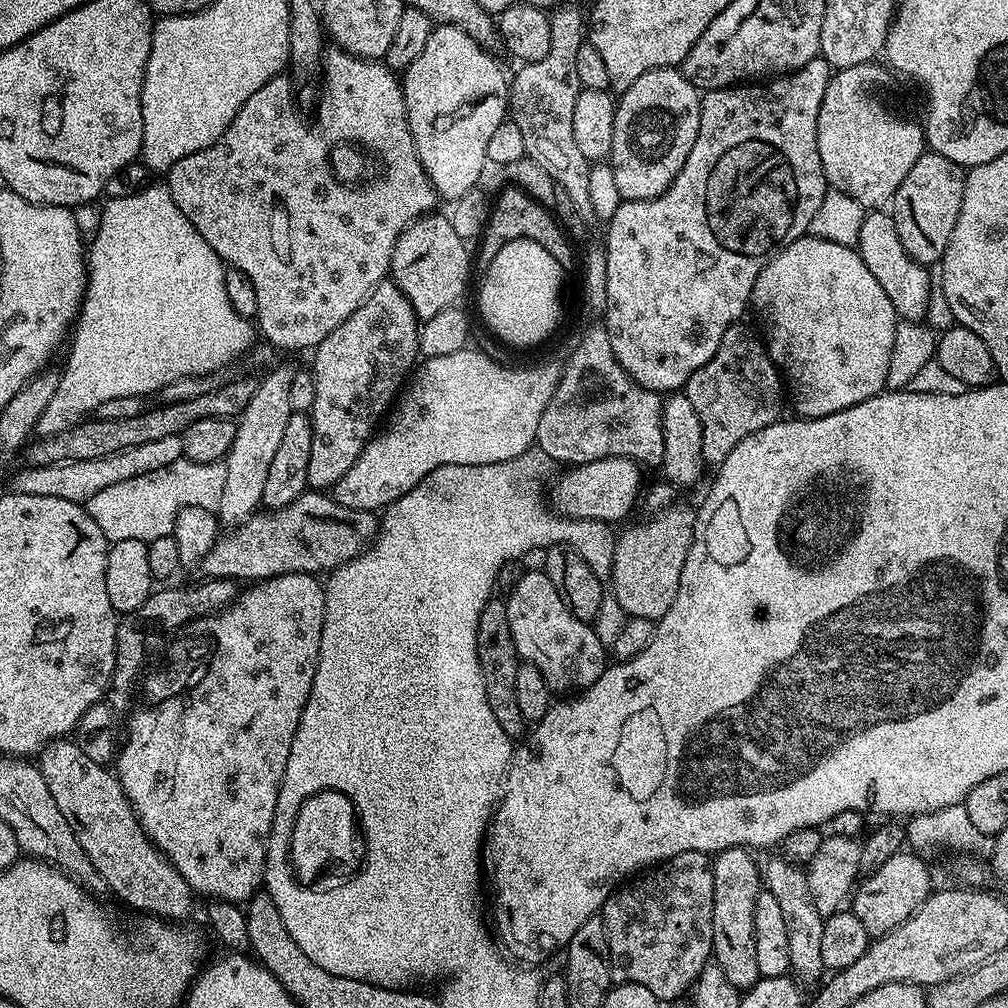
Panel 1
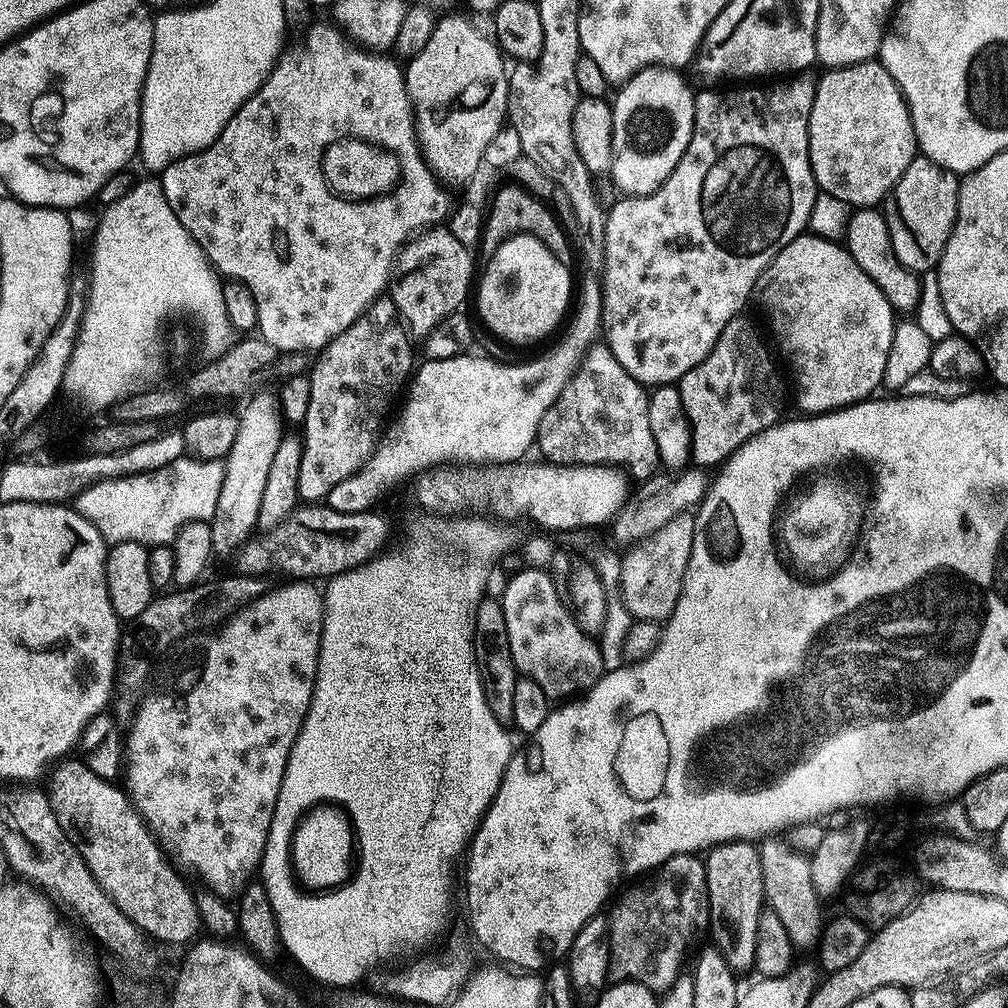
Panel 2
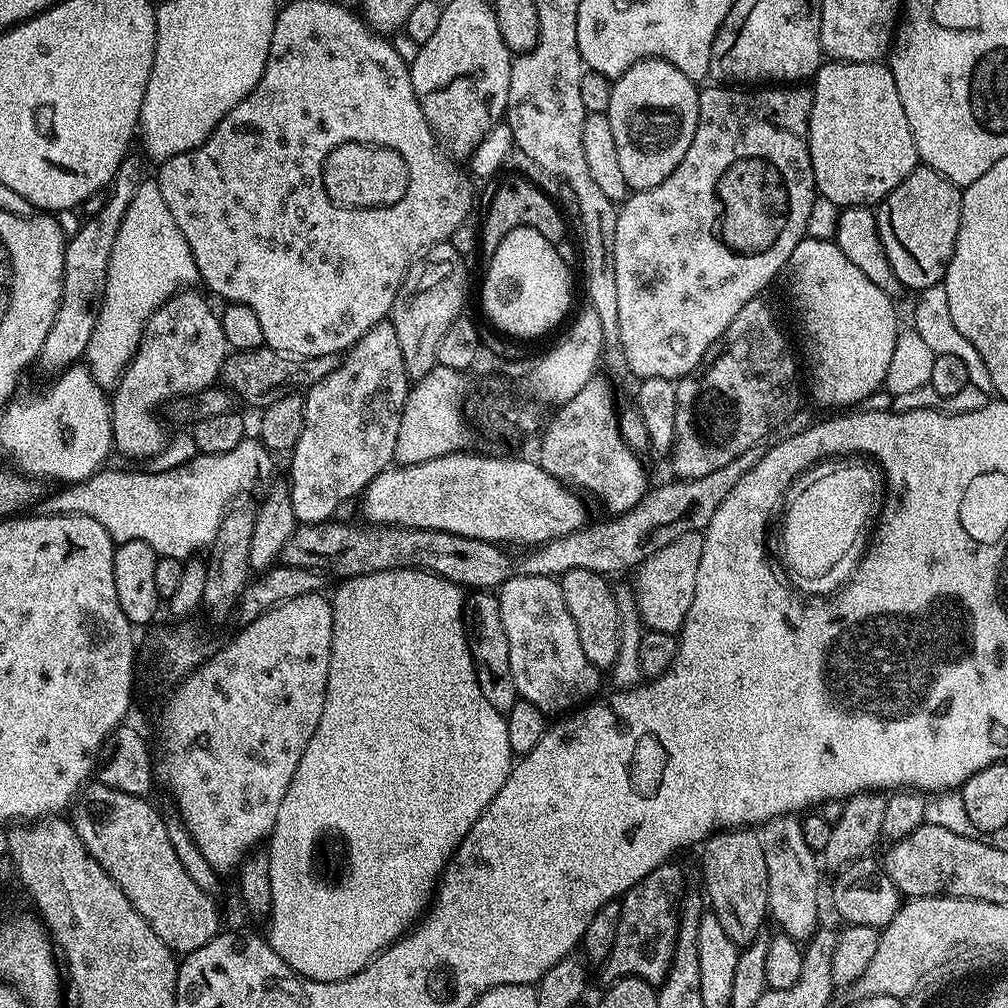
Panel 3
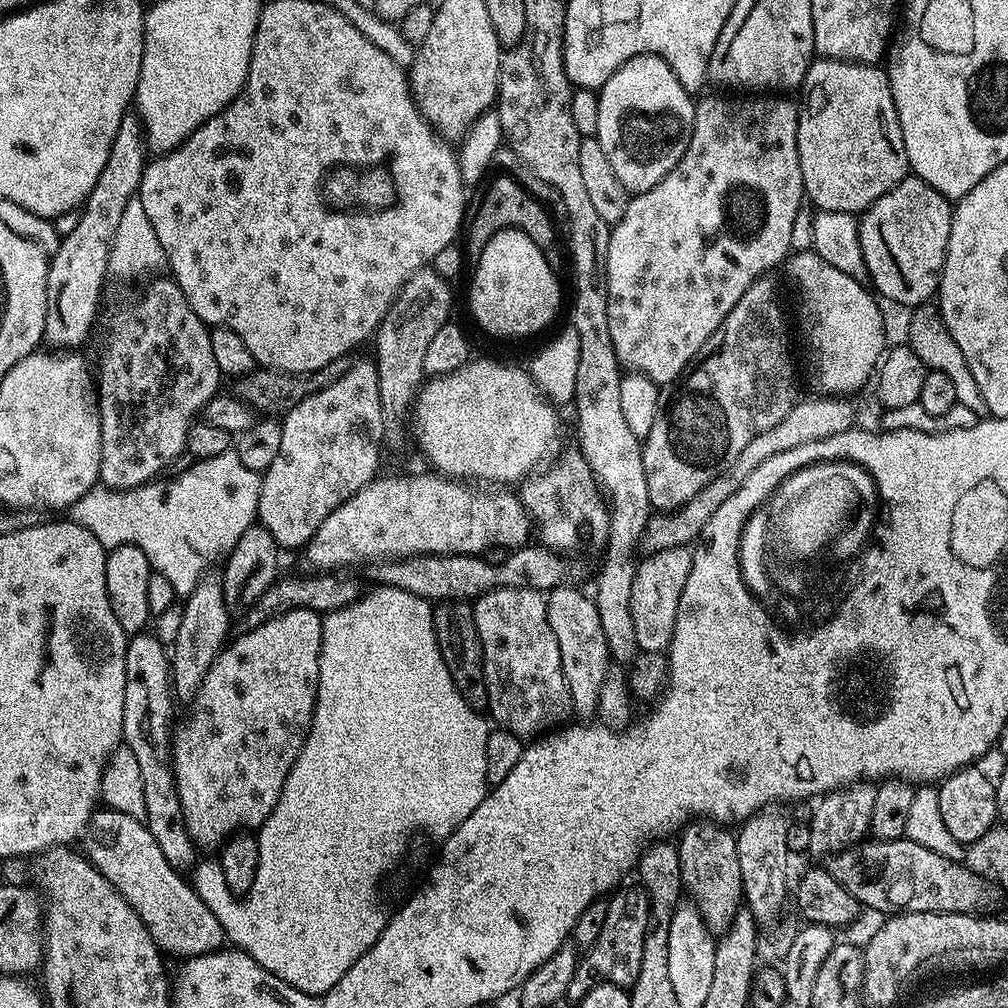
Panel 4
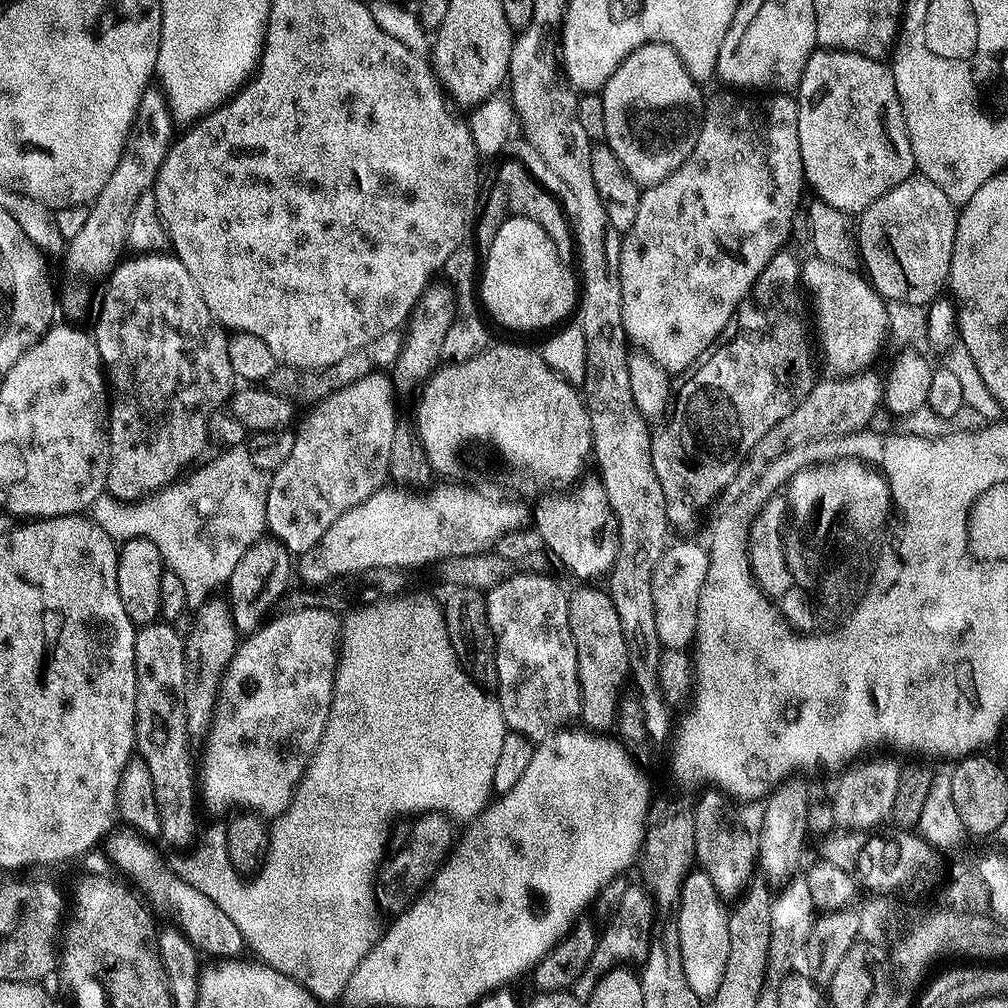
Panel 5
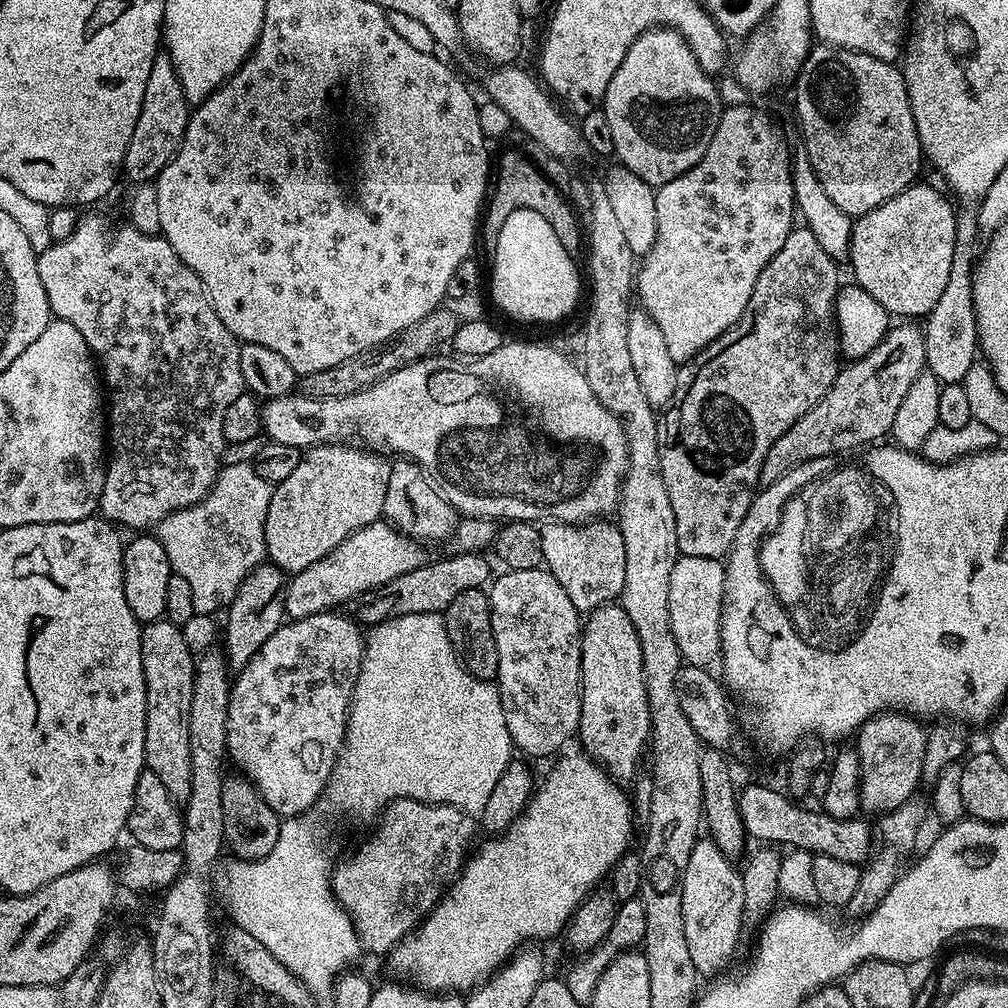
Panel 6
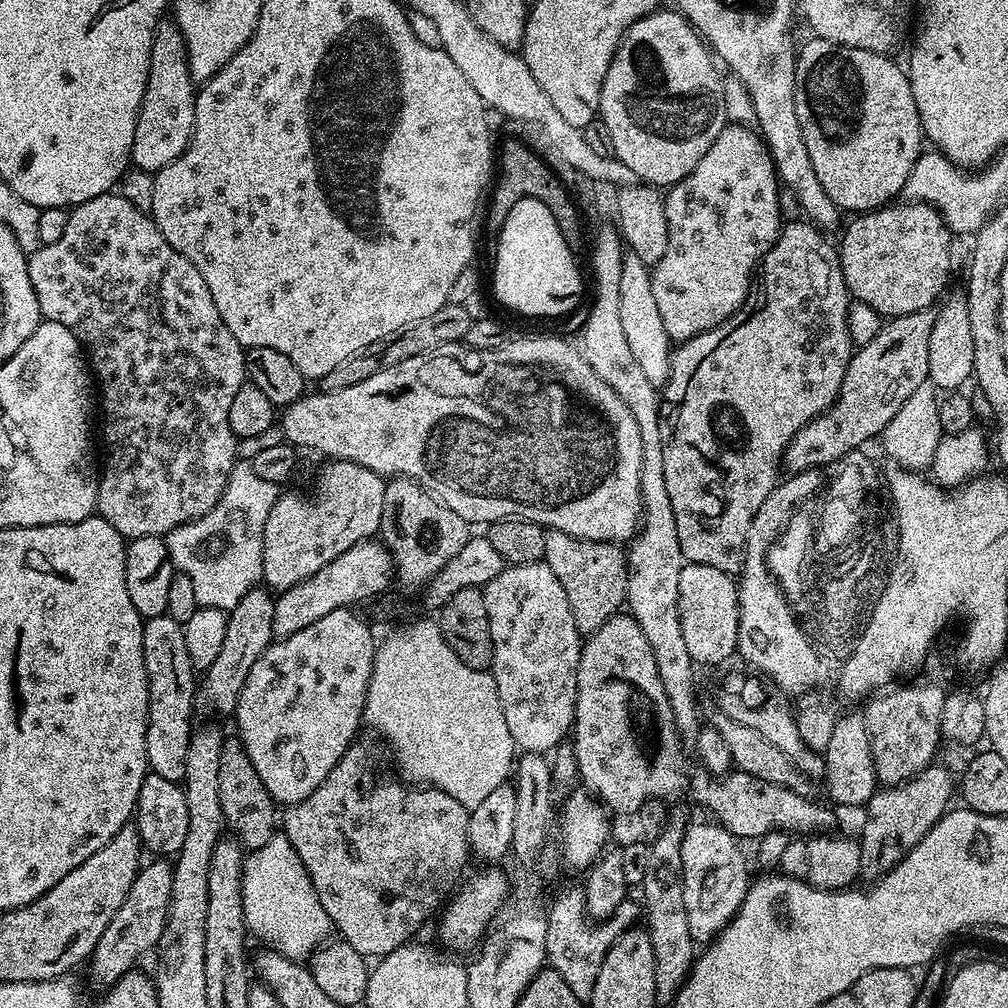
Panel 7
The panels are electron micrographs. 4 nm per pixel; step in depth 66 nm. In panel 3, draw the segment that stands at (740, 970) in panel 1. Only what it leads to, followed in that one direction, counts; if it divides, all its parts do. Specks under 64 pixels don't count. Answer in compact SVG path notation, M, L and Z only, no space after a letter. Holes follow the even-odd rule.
M747 827L720 830L703 841L704 848L704 888L708 891L708 900L712 903L711 915L722 922L722 930L726 930L732 943L737 946L747 946L761 935L760 923L764 916L769 915L768 910L768 875L766 874L766 860L764 858L764 845L761 837L756 837L755 831Z

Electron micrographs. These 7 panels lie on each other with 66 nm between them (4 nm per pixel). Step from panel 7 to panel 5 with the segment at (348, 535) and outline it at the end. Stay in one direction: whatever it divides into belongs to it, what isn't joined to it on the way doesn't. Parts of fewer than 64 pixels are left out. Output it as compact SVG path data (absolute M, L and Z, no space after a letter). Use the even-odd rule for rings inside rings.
M374 370L369 373L366 379L362 379L358 383L351 384L334 394L330 394L330 398L318 402L311 411L309 411L312 413L310 413L308 418L301 424L300 429L298 429L299 426L295 429L295 432L297 431L296 441L293 442L292 449L286 452L282 466L275 469L268 480L268 501L266 502L266 518L268 519L267 531L269 533L273 532L271 535L283 544L289 553L299 554L313 548L322 538L322 534L326 534L343 515L346 515L352 508L358 507L360 504L366 502L379 488L383 488L389 483L388 467L390 466L390 448L393 445L394 434L398 425L398 419L392 414L392 406L390 404L392 392L394 393L394 385L391 375L384 373L383 376L379 370Z

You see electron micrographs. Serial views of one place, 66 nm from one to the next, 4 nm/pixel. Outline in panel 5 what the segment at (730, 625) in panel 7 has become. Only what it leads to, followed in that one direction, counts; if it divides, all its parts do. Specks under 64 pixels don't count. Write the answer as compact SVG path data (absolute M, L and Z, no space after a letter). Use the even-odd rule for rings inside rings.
M676 544L664 549L655 572L652 575L652 597L656 603L656 622L660 626L662 644L668 650L684 650L688 643L697 639L696 627L698 626L700 600L707 582L708 552L700 549L696 544Z

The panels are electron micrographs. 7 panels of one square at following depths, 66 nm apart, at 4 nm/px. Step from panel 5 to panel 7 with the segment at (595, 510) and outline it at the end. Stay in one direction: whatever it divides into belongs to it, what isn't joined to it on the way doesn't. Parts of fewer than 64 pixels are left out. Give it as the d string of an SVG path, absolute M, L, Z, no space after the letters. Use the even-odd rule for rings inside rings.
M549 527L545 531L545 554L543 563L550 566L550 570L554 570L554 578L558 578L558 582L562 582L562 590L566 590L566 598L570 598L570 610L574 614L574 626L578 626L581 637L587 638L596 632L602 625L609 620L611 616L617 615L625 607L628 599L628 557L625 549L619 543L610 540L583 540L582 538L574 538L570 534L562 534L562 530L554 530Z

